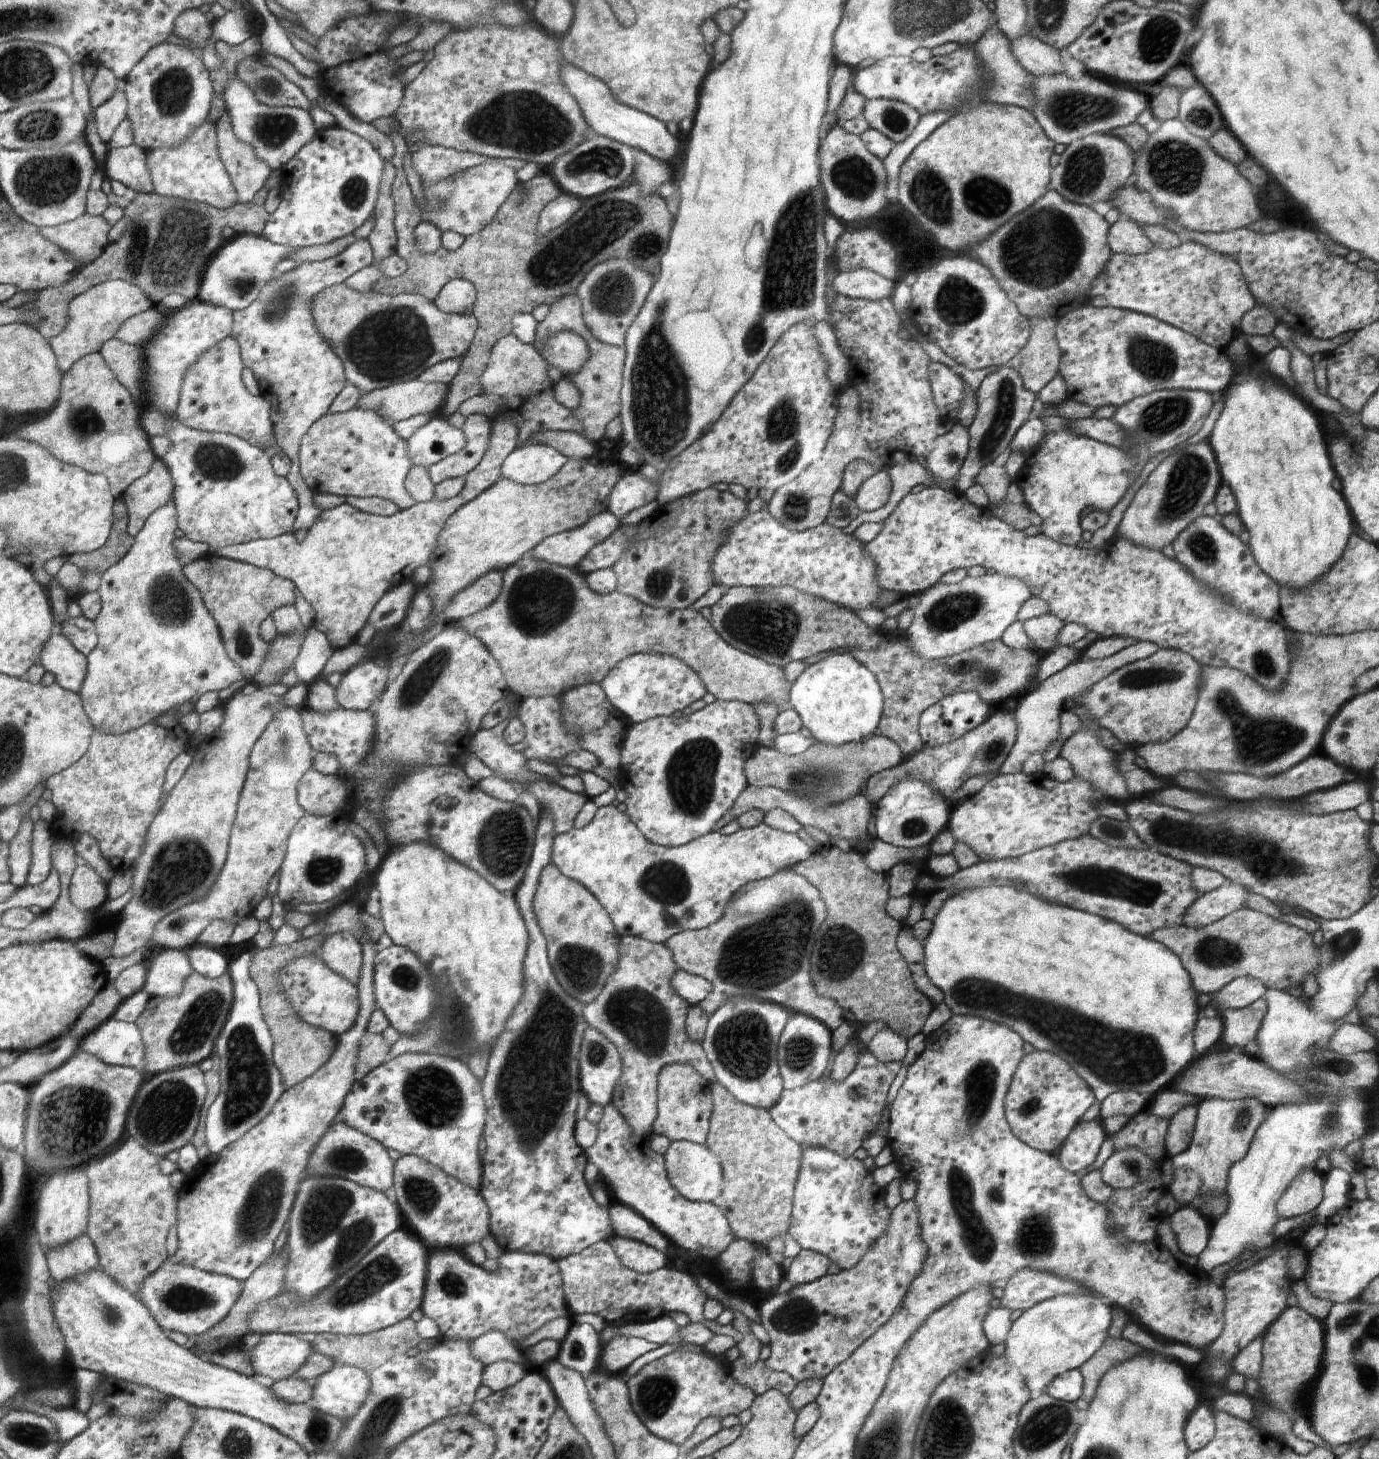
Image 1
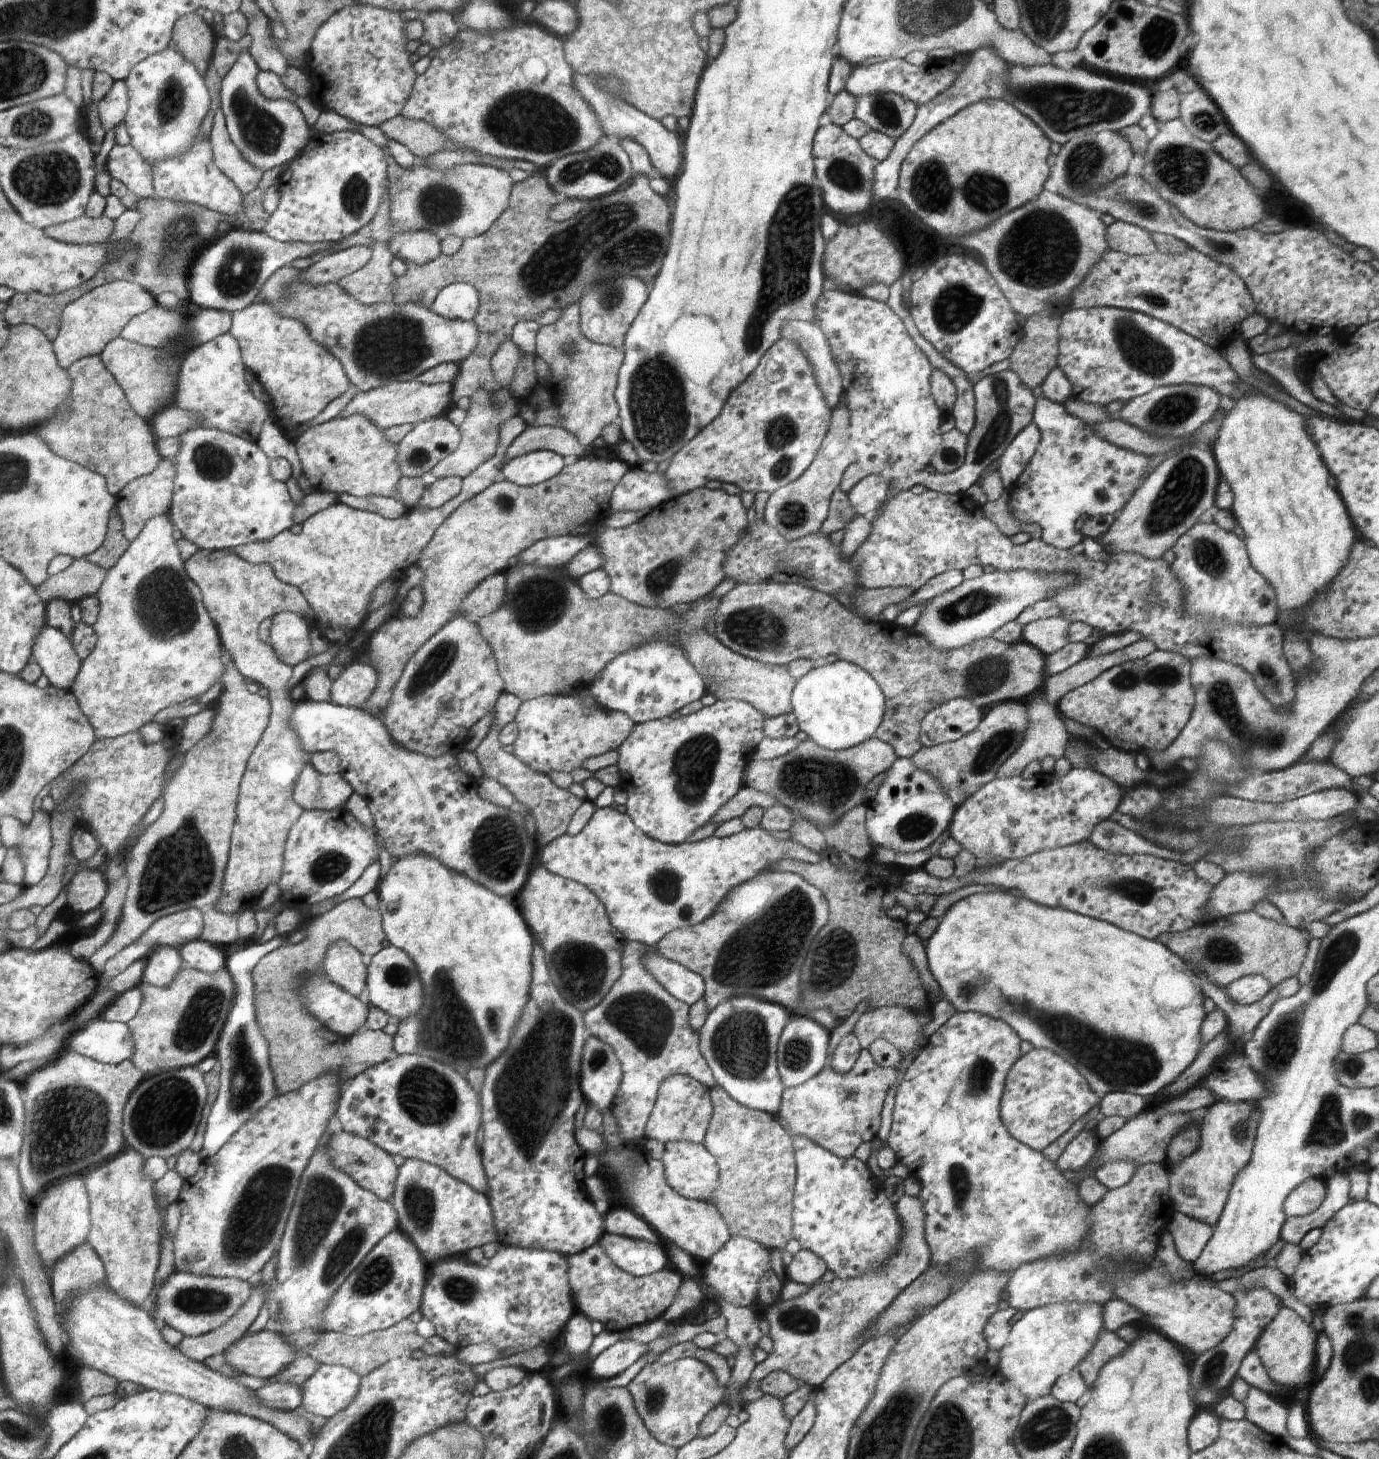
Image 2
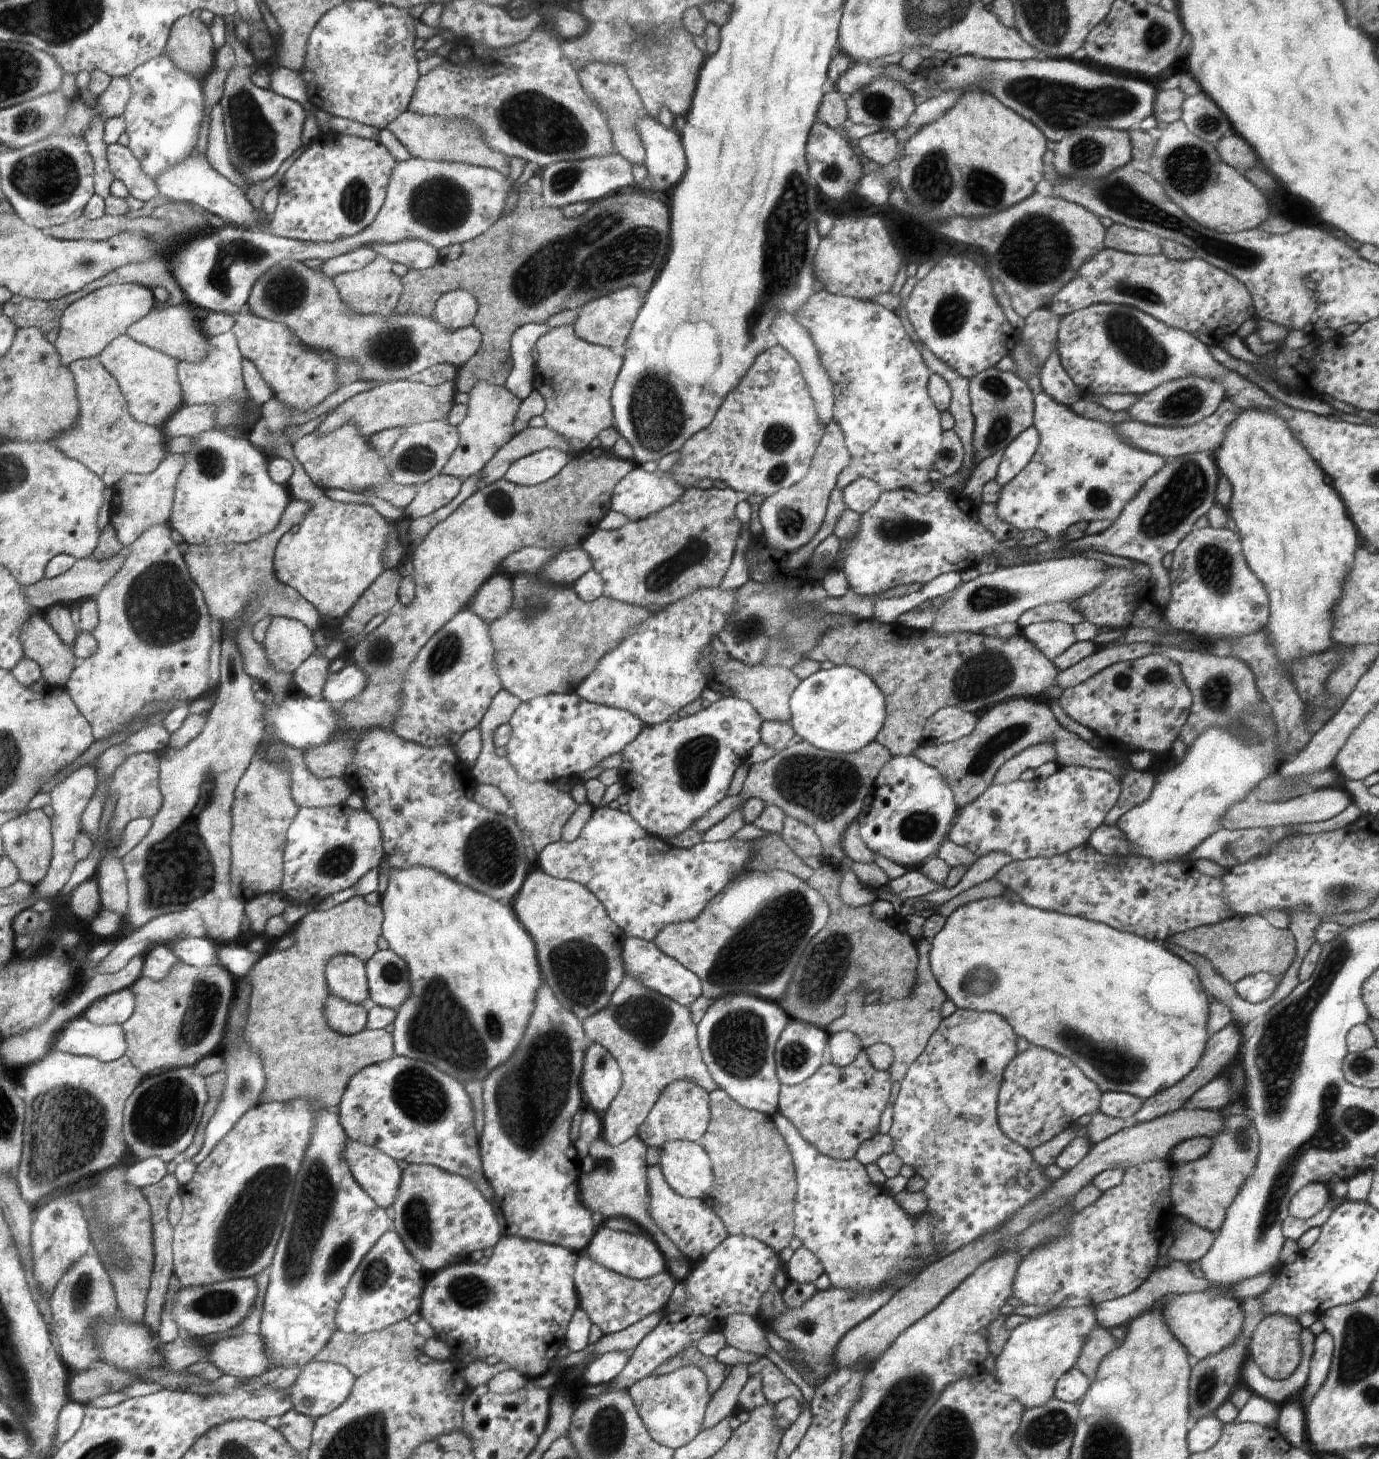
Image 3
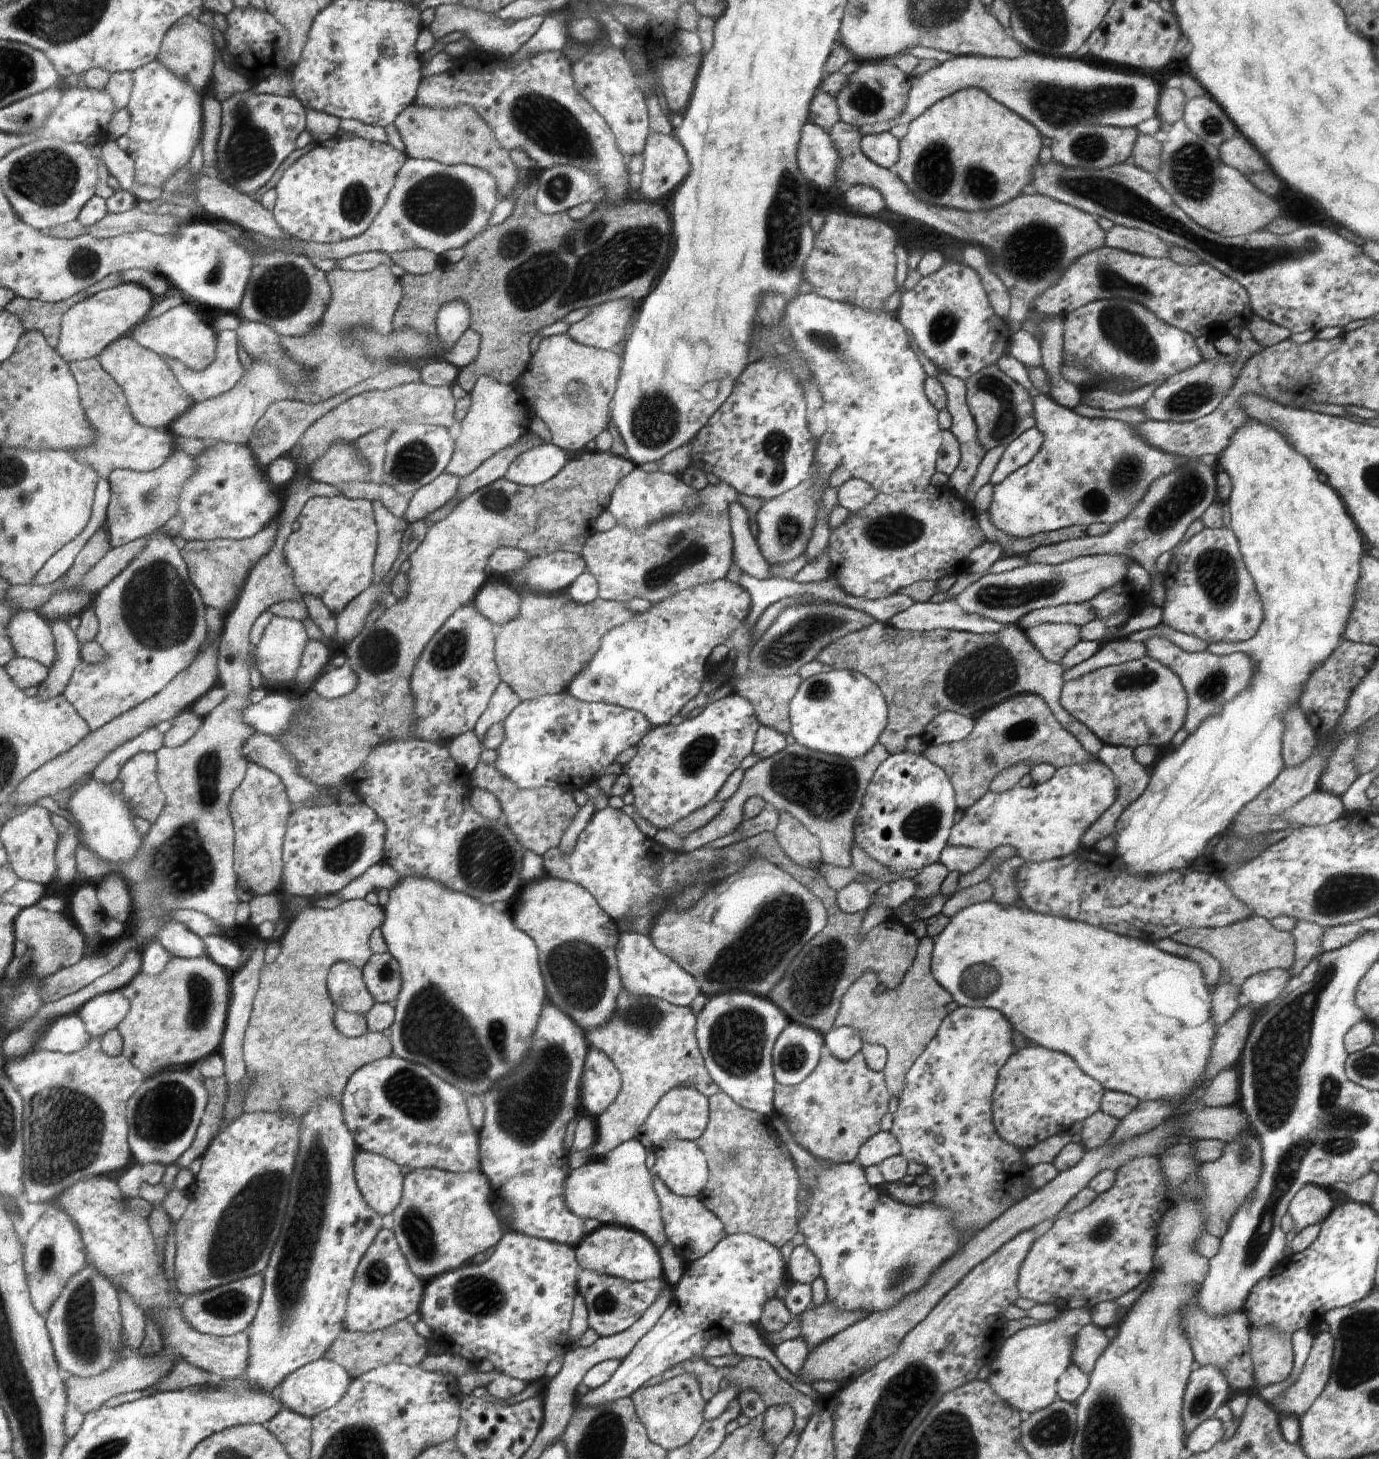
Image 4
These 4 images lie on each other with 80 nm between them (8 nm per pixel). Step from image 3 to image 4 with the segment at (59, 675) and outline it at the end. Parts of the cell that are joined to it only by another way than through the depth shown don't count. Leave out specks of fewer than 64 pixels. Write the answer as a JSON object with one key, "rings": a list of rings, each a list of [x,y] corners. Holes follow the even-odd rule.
{"rings":[[[22,610],[10,621],[9,636],[17,654],[39,660],[49,669],[57,664],[57,642],[52,623],[35,610]]]}

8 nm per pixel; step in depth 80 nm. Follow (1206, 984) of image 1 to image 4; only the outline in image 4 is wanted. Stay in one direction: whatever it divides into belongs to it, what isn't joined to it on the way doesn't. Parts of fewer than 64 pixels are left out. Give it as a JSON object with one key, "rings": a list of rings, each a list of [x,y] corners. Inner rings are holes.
{"rings":[[[1254,916],[1223,927],[1188,927],[1175,932],[1171,938],[1211,954],[1219,962],[1222,972],[1226,973],[1231,978],[1231,983],[1237,987],[1259,972],[1272,969],[1289,970],[1295,961],[1294,935],[1290,931],[1274,928],[1264,917]]]}

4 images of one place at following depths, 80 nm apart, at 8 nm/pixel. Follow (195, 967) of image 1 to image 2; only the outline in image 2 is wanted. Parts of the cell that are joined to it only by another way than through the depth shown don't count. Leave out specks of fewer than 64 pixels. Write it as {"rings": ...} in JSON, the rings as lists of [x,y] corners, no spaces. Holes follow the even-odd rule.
{"rings":[[[201,938],[187,942],[180,950],[186,968],[212,974],[225,966],[222,950],[218,950],[218,946],[203,941]]]}

